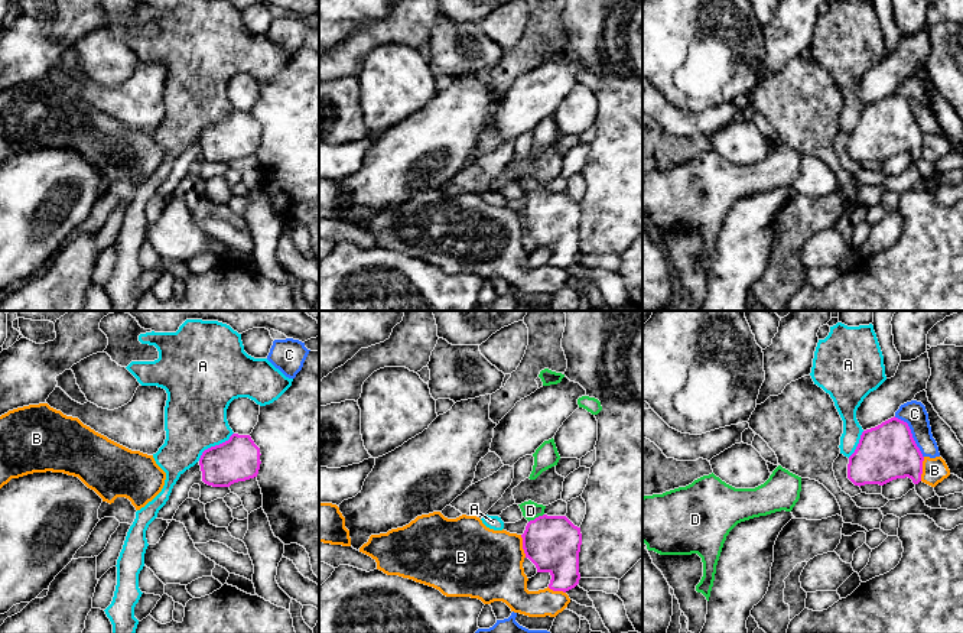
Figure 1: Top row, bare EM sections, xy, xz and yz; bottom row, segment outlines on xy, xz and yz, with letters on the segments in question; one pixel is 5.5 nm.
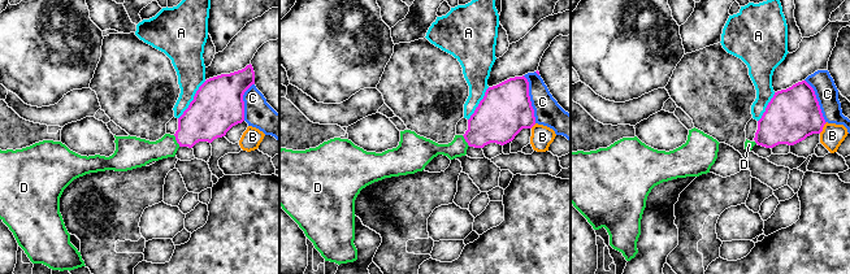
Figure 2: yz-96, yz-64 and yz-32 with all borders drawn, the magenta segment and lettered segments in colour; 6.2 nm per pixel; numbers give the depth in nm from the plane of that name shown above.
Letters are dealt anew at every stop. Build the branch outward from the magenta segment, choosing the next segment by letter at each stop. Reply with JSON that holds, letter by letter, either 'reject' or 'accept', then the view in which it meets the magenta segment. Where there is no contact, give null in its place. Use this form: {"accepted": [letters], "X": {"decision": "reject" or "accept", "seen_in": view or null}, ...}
{"accepted": ["D"], "A": {"decision": "reject", "seen_in": "xy"}, "B": {"decision": "reject", "seen_in": "yz"}, "C": {"decision": "reject", "seen_in": "yz"}, "D": {"decision": "accept", "seen_in": "xz"}}

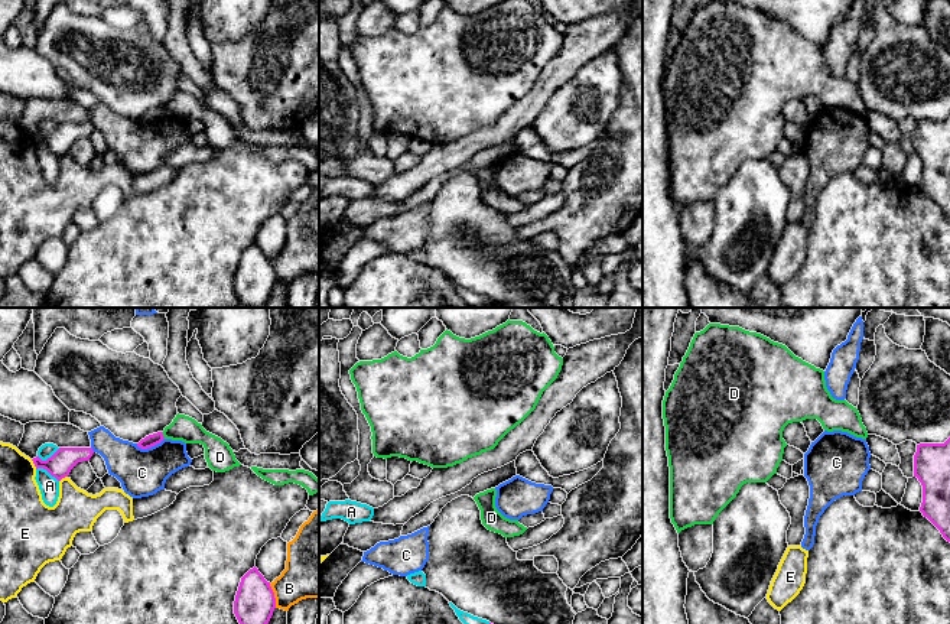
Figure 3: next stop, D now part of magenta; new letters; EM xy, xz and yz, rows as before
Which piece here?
{"accepted": [], "A": {"decision": "reject", "seen_in": "xy"}, "B": {"decision": "reject", "seen_in": "xy"}, "C": {"decision": "reject", "seen_in": "xy"}, "D": {"decision": "reject", "seen_in": "xy"}, "E": {"decision": "reject", "seen_in": "xy"}}

